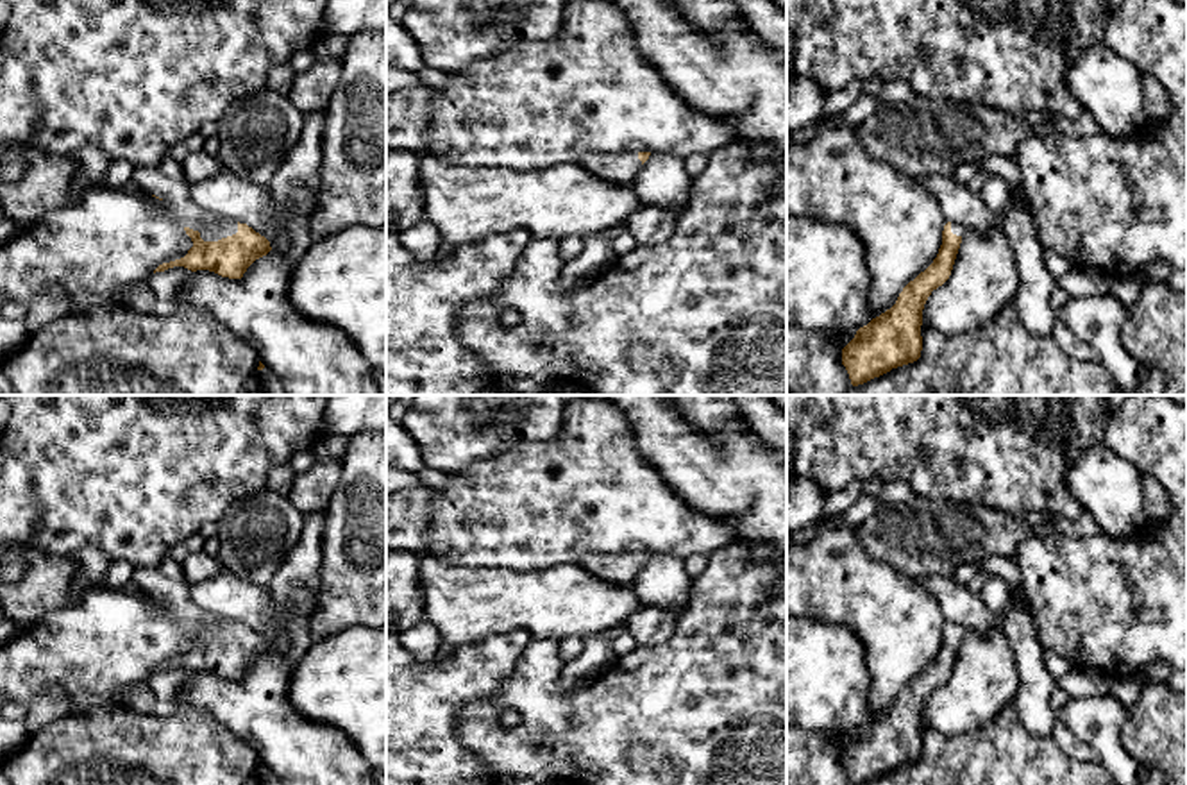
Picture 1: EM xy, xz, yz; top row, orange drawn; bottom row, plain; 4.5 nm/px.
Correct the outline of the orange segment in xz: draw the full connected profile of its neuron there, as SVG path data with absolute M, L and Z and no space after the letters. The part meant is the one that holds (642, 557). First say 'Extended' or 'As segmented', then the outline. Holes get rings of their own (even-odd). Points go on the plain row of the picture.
Extended. M651 553L590 554L577 561L586 572L617 585L635 579Z

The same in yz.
Extended. M947 622L933 663L903 688L890 710L860 728L842 749L851 785L863 785L921 758L924 705L949 679L965 635L965 628Z

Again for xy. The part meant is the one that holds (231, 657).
Extended. M170 556L154 567L136 569L132 587L166 603L193 642L184 658L159 665L154 674L184 667L191 672L209 671L222 678L241 679L256 660L272 651L270 642L247 624L197 606L189 597L191 585L181 563Z

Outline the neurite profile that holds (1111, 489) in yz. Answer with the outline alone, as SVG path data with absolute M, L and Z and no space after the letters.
M1103 443L1087 449L1065 479L1105 535L1128 538L1148 524L1142 472Z

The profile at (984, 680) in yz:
M999 624L987 635L967 633L949 679L924 705L922 724L949 737L974 731L1017 697L1019 685L1014 653Z

